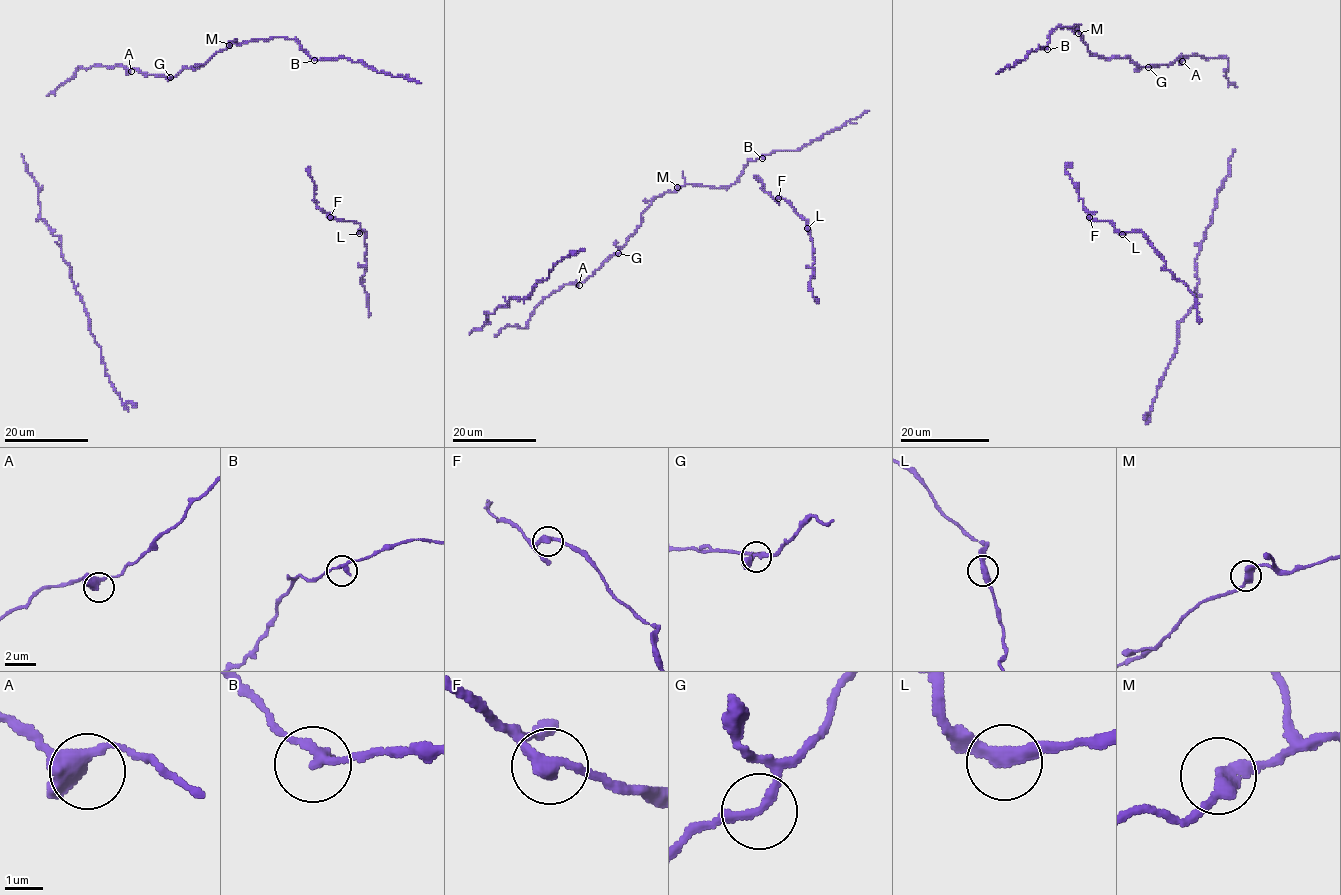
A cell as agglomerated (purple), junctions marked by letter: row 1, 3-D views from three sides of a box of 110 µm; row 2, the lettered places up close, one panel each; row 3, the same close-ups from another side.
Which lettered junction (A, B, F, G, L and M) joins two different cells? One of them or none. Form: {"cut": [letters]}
{"cut": []}

